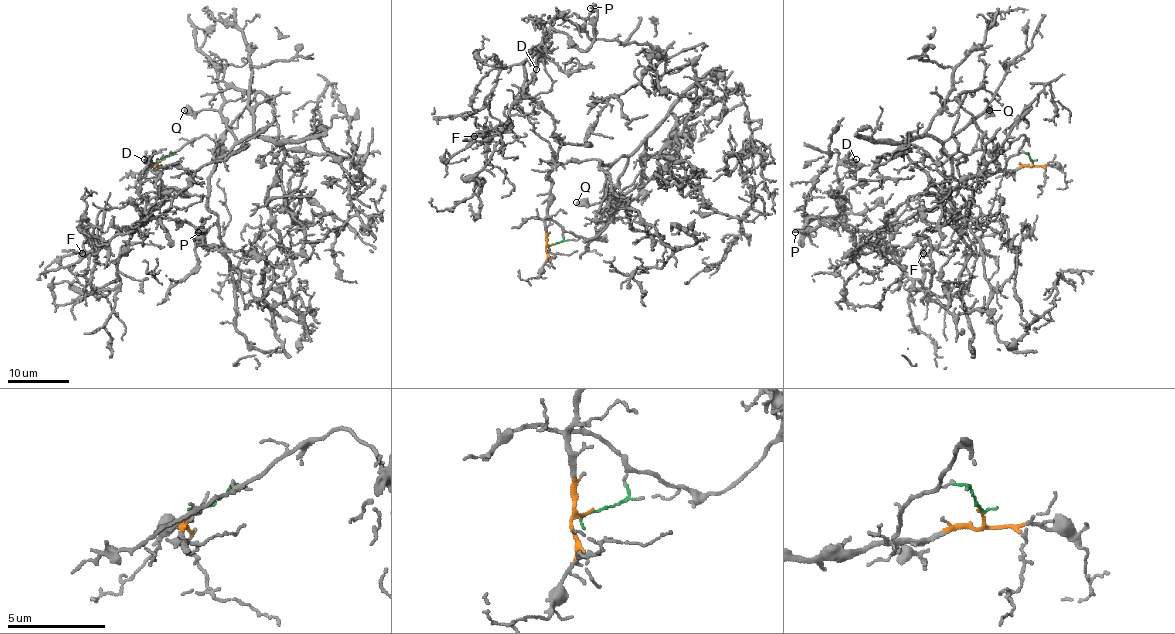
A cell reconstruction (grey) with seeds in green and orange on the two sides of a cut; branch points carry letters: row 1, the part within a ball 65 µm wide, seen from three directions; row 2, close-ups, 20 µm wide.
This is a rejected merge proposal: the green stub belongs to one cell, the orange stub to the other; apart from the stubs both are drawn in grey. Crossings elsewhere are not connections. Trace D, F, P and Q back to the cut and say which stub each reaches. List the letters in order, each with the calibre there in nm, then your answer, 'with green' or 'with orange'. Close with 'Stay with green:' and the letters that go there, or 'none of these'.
D: 120 nm | with orange
F: 140 nm | with orange
P: 400 nm | with orange
Q: 440 nm | with green
Stay with green: Q

